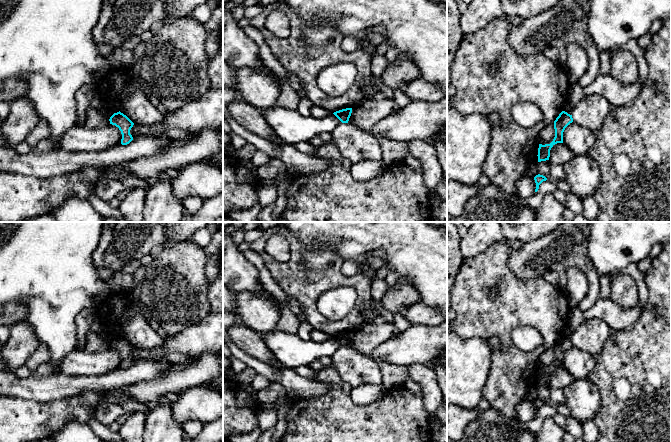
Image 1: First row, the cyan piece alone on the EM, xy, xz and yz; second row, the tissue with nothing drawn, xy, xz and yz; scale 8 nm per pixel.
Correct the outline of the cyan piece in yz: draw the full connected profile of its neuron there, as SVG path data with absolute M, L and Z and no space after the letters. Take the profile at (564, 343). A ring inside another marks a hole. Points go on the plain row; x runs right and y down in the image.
M562 335L554 345L555 361L550 368L539 368L538 386L549 384L550 374L557 367L563 367L563 356L573 346L572 339Z

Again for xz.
M346 332L339 335L334 336L333 338L342 346L348 347L349 342L352 337L352 332Z

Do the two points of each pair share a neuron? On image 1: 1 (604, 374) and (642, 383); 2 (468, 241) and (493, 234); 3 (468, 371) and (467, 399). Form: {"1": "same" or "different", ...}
{"1": "same", "2": "same", "3": "same"}

